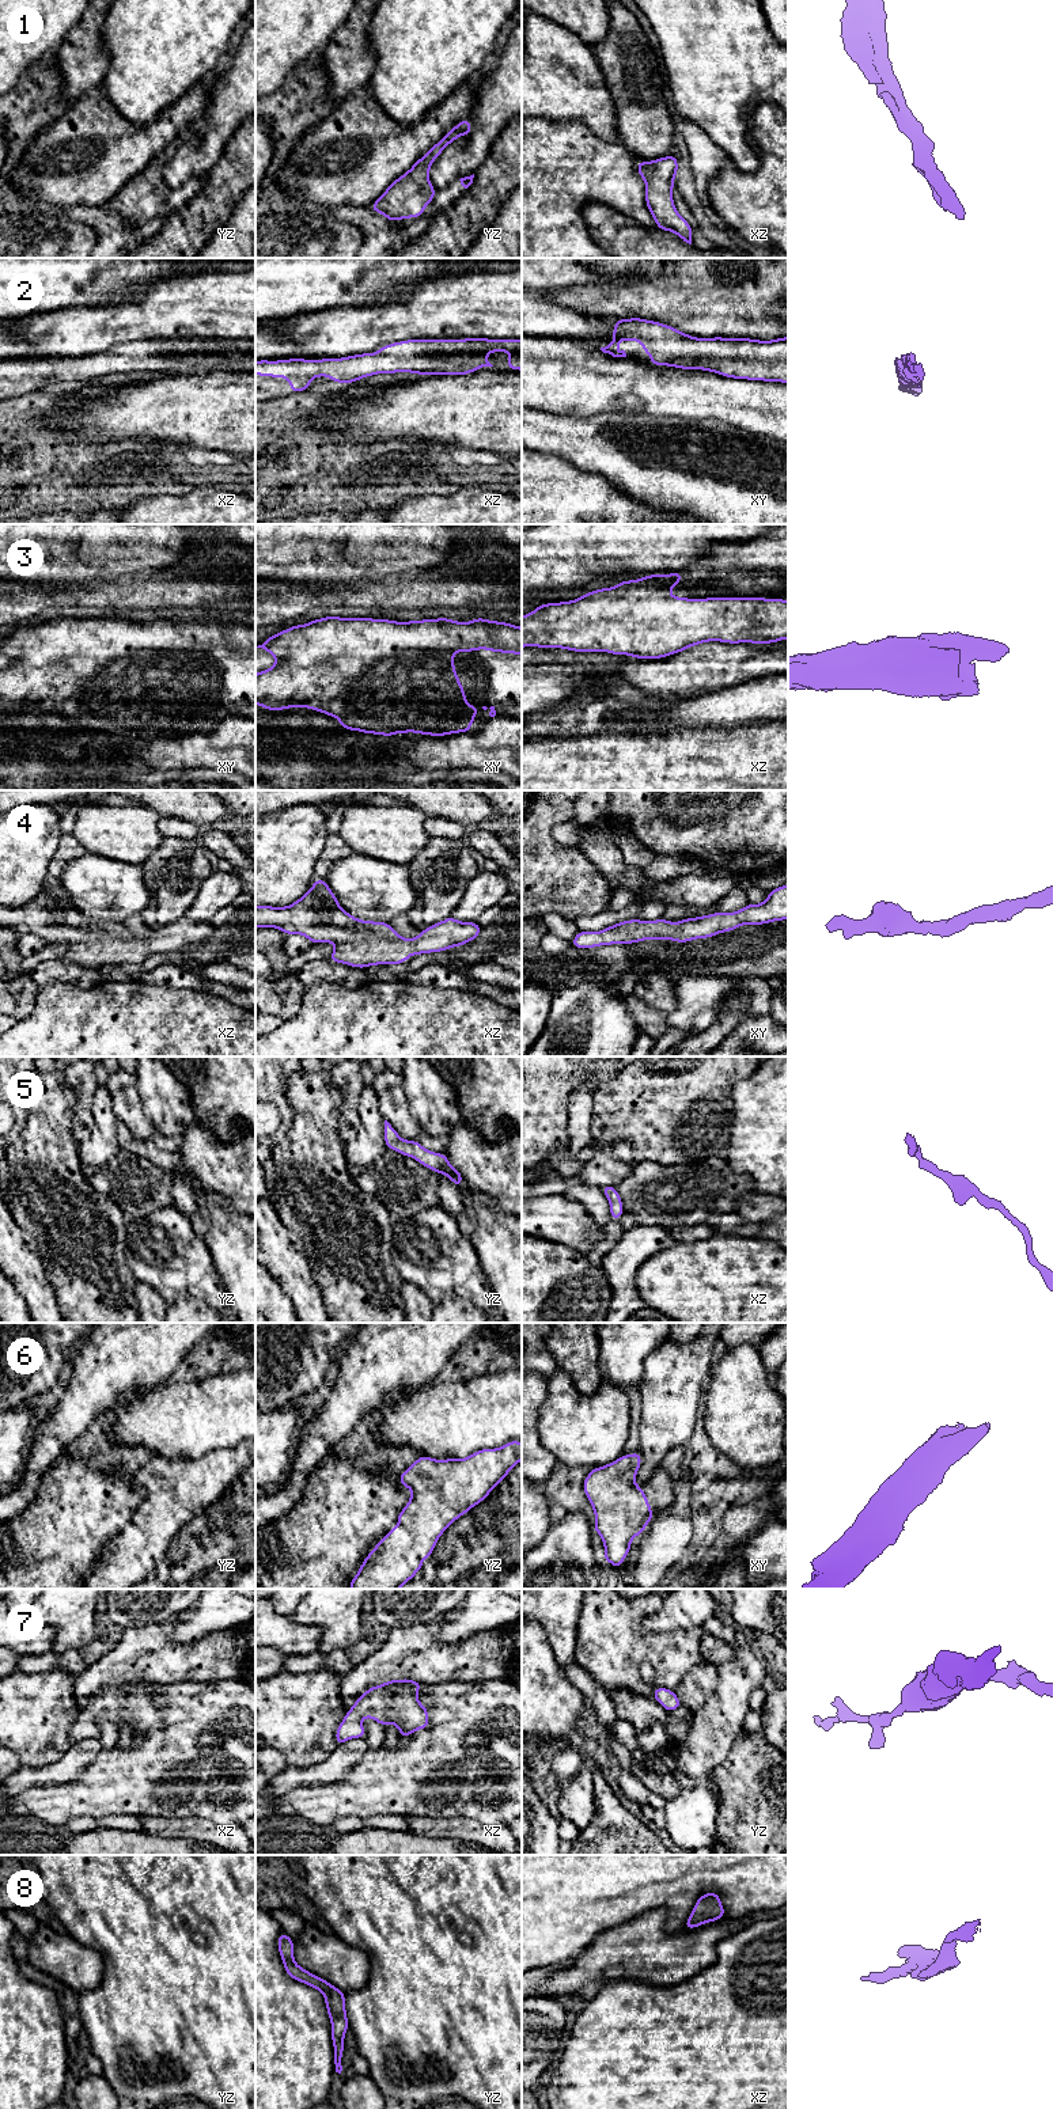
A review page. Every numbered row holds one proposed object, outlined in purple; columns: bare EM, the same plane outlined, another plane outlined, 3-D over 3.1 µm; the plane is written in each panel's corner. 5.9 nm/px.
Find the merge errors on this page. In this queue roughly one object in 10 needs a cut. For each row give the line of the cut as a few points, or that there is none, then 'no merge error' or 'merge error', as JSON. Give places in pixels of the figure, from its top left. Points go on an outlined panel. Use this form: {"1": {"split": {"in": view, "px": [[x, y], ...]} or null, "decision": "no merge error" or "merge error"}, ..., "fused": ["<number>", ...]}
{"1": {"split": null, "decision": "no merge error"}, "2": {"split": null, "decision": "no merge error"}, "3": {"split": null, "decision": "no merge error"}, "4": {"split": null, "decision": "no merge error"}, "5": {"split": null, "decision": "no merge error"}, "6": {"split": null, "decision": "no merge error"}, "7": {"split": null, "decision": "no merge error"}, "8": {"split": null, "decision": "no merge error"}, "fused": []}

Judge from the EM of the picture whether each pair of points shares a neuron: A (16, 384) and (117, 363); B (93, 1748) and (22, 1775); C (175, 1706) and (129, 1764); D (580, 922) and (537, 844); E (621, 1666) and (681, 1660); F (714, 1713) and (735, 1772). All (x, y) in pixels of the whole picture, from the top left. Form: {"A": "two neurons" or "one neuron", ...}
{"A": "one neuron", "B": "one neuron", "C": "one neuron", "D": "two neurons", "E": "one neuron", "F": "two neurons"}

